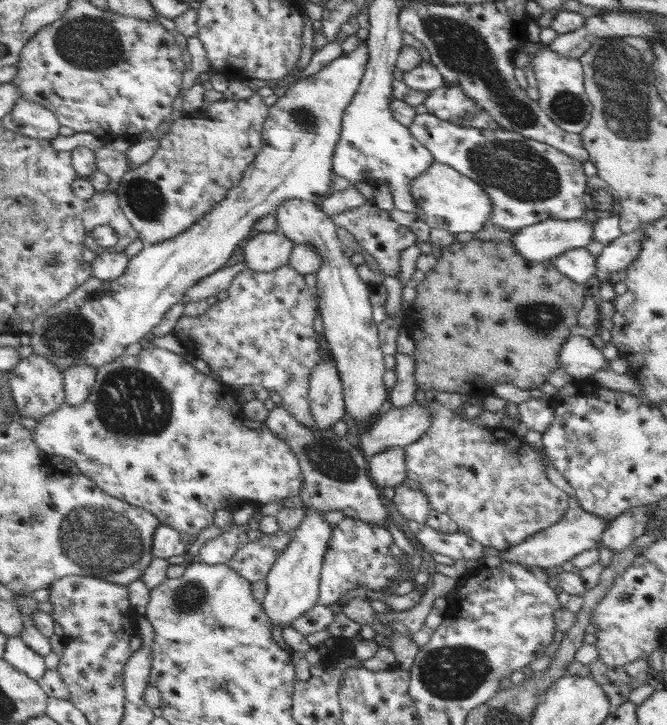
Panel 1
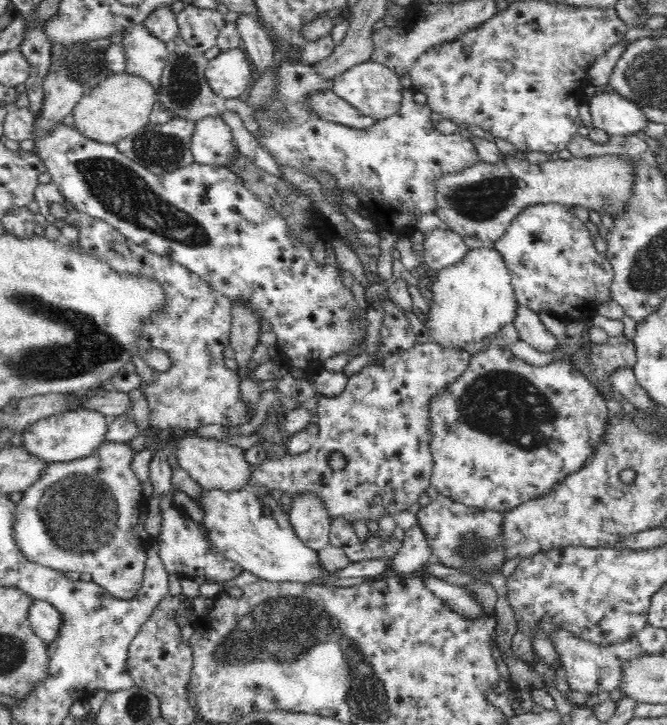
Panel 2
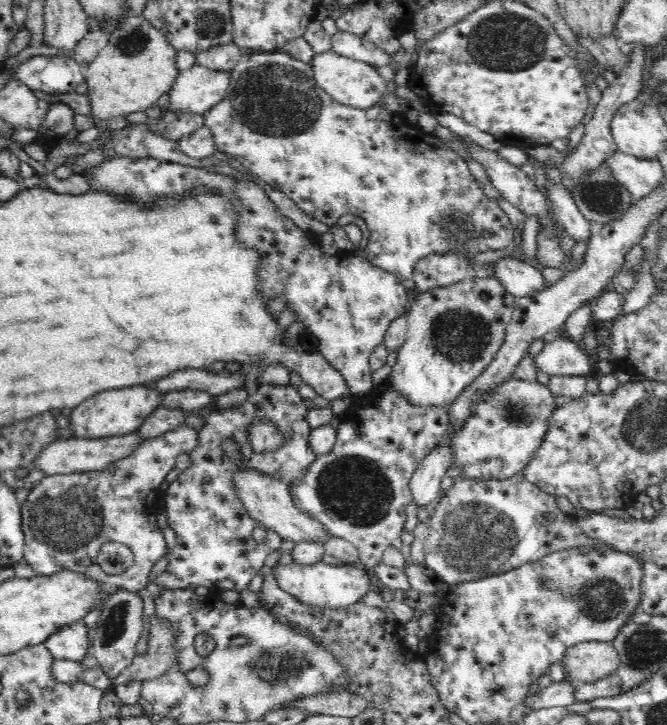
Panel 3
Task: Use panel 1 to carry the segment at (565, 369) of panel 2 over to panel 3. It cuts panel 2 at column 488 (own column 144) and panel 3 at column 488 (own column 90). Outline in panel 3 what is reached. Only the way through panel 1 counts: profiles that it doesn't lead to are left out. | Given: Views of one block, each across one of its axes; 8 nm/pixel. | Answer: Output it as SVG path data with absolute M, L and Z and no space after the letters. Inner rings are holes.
M510 378L498 386L488 398L474 406L474 416L454 438L456 464L464 470L464 478L472 480L504 480L514 474L524 474L528 456L548 430L548 416L556 410L556 396L540 382L520 382Z

